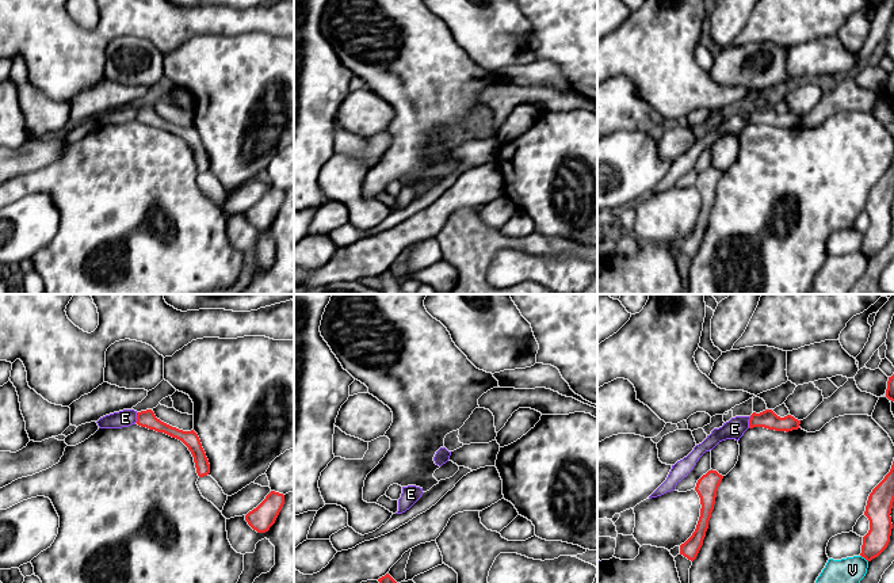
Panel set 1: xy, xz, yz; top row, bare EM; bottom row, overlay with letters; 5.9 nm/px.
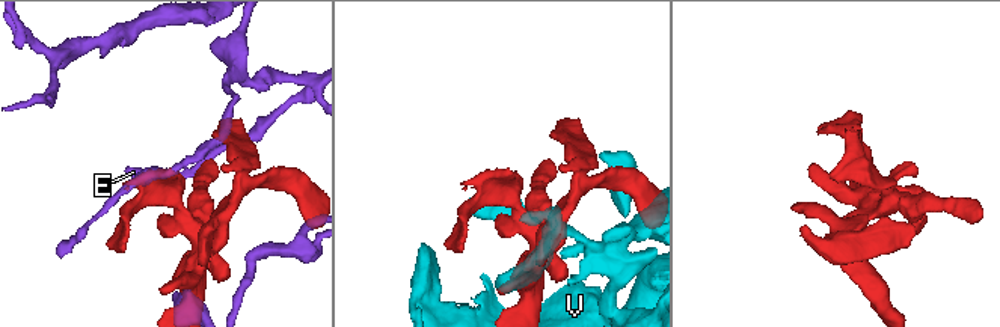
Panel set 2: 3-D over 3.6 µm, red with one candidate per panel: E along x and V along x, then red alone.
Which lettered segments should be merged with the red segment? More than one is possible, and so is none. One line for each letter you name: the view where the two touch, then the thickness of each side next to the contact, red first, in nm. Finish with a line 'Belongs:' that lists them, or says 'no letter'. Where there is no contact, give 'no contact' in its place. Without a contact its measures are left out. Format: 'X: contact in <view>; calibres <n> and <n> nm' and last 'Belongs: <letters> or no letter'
V: contact in yz; calibres 150 and 220 nm
Belongs: V

